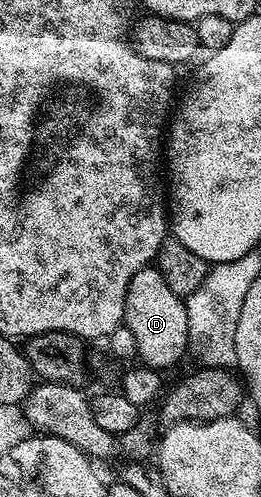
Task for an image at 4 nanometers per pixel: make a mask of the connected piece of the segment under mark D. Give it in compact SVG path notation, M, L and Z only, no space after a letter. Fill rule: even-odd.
M154 267L138 271L138 275L130 279L124 304L124 325L134 335L137 343L136 357L144 360L141 362L149 369L165 371L171 365L178 364L184 352L189 352L185 298L174 295L166 279L162 279Z

